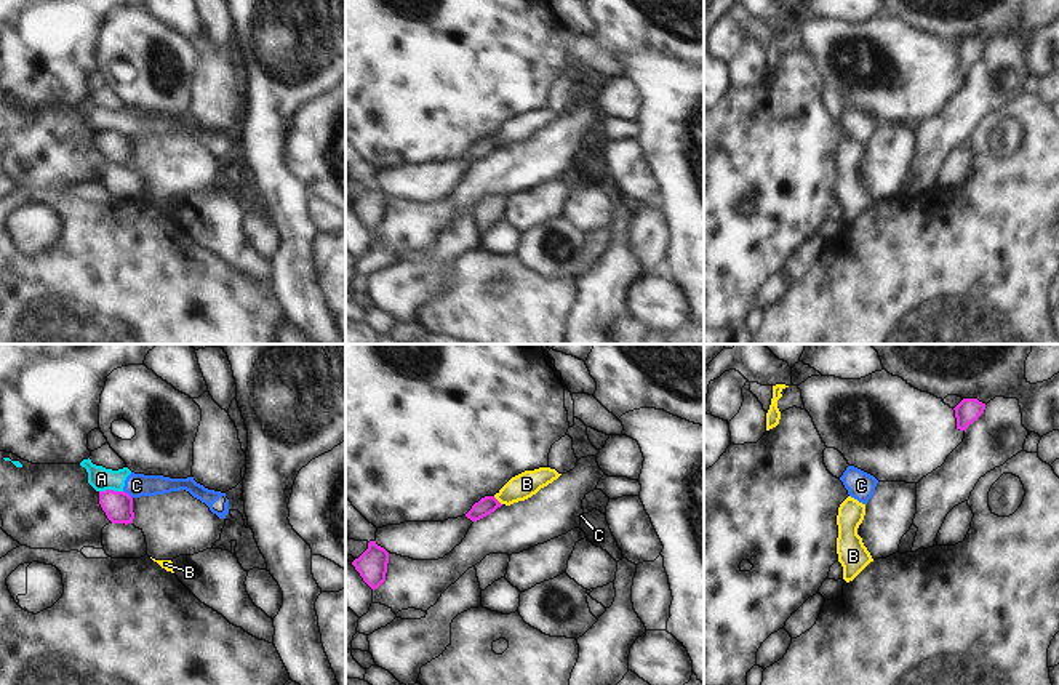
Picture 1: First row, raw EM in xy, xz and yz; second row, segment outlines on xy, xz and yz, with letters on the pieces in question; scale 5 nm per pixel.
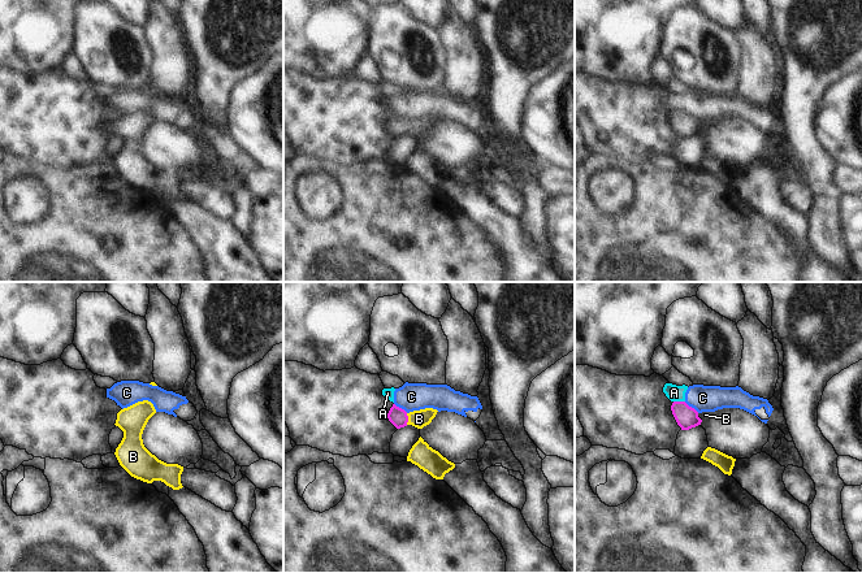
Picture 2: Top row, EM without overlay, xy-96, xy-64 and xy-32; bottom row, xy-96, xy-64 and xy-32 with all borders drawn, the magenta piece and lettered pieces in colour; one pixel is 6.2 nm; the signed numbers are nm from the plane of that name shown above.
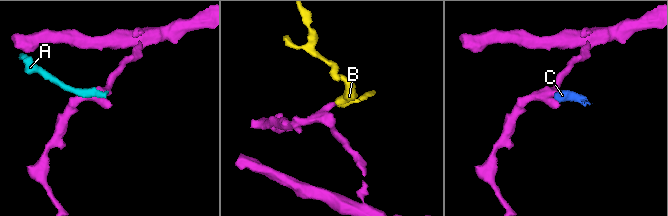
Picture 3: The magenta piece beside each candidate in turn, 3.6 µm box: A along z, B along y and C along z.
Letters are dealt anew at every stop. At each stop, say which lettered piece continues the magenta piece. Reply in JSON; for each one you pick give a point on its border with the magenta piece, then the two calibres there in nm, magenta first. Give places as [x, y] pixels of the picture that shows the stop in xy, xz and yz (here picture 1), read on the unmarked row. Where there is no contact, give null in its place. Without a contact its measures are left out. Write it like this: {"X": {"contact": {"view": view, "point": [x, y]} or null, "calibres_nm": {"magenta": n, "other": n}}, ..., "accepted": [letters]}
{"B": {"contact": {"view": "xz", "point": [498, 143]}, "calibres_nm": {"magenta": 90, "other": 130}}, "accepted": ["B"]}

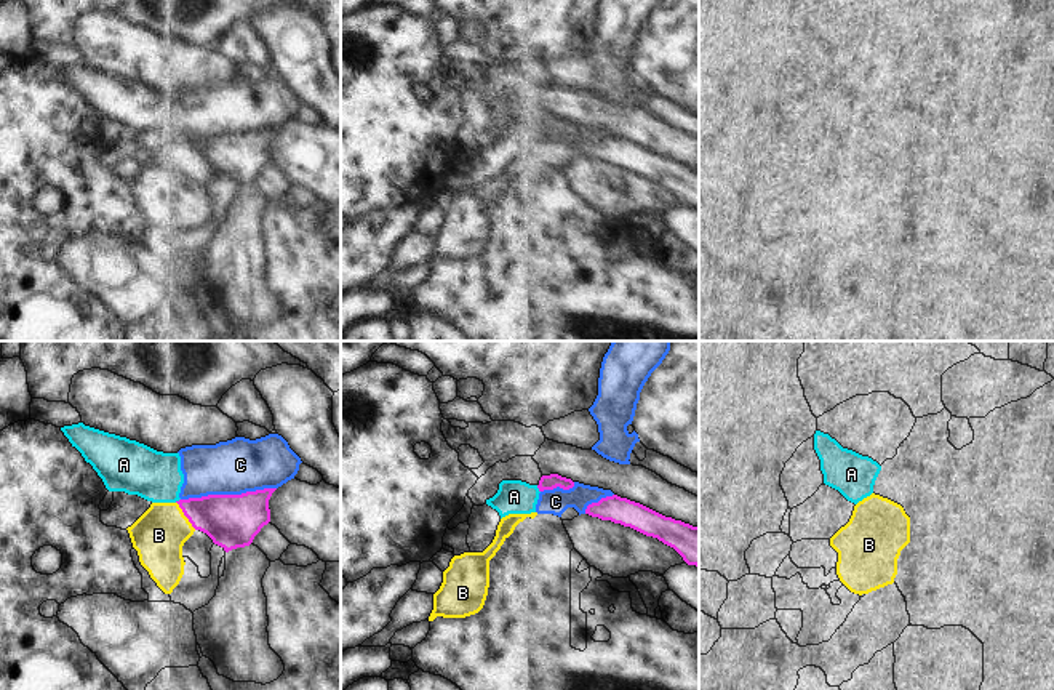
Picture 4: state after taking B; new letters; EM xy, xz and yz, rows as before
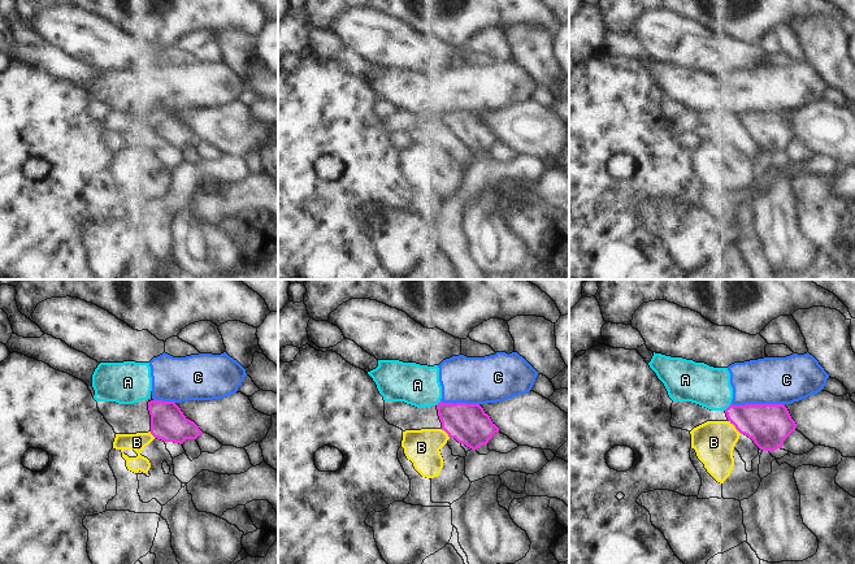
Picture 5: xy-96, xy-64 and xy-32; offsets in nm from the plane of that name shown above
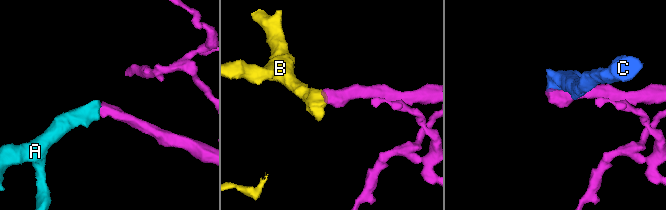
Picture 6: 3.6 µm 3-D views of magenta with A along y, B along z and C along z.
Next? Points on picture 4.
{"accepted": []}

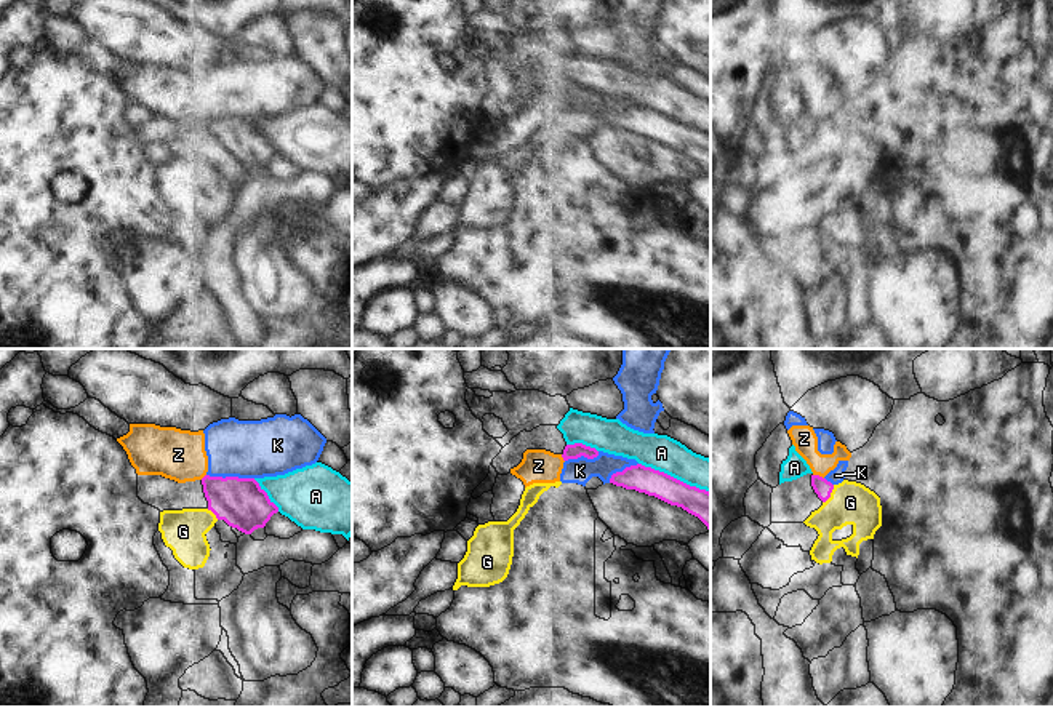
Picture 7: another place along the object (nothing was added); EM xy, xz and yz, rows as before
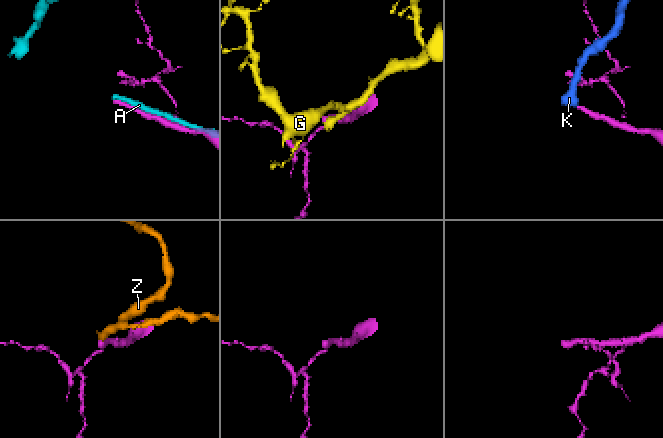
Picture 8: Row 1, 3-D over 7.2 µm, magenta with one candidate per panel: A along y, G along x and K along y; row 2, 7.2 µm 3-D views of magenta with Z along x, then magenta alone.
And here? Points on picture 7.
{"accepted": []}

